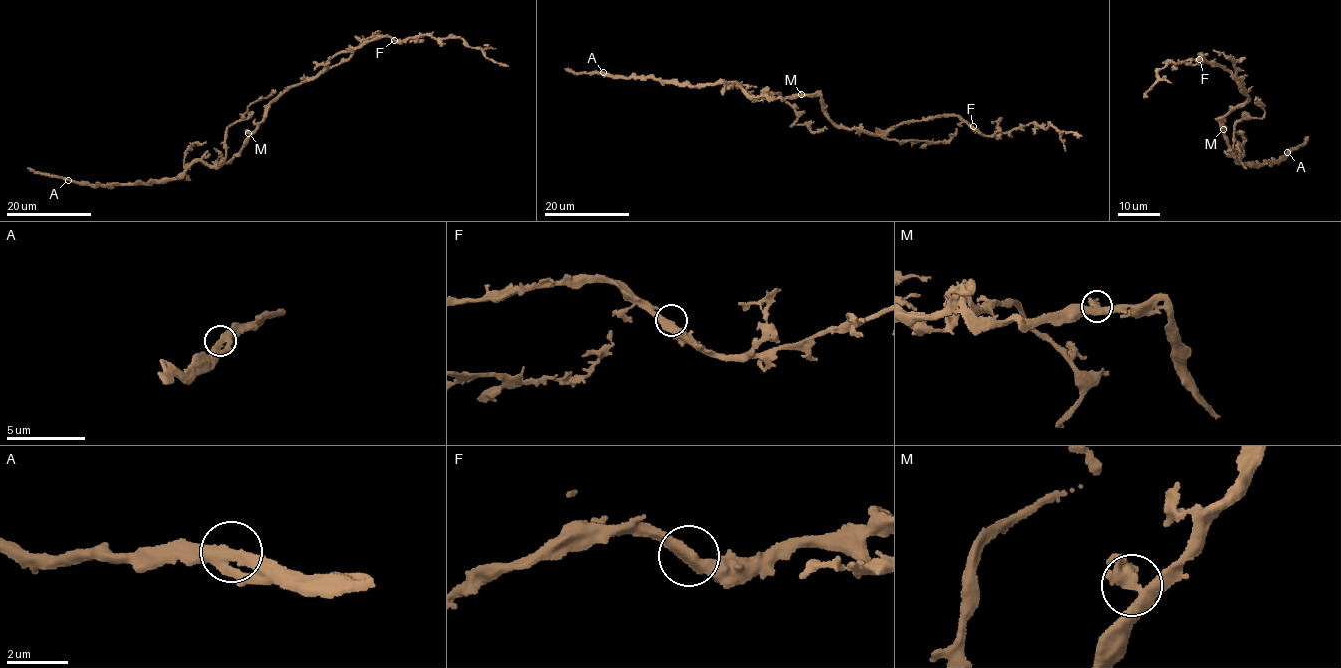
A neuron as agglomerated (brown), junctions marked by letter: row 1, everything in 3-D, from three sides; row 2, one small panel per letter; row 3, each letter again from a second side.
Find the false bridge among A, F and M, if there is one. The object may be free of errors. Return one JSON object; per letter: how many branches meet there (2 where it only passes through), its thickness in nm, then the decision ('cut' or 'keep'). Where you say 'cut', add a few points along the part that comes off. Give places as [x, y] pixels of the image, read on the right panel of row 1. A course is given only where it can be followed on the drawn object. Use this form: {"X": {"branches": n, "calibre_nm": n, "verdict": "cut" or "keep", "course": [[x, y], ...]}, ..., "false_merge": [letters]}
{"A": {"branches": 2, "calibre_nm": 380, "verdict": "keep"}, "F": {"branches": 2, "calibre_nm": 380, "verdict": "keep"}, "M": {"branches": 2, "calibre_nm": 400, "verdict": "keep"}, "false_merge": []}

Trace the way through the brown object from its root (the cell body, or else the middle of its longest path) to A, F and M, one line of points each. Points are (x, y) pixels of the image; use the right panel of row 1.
A: (1240, 104), (1221, 119), (1234, 157), (1241, 156), (1237, 149), (1240, 161), (1256, 165), (1287, 153)
F: (1240, 104), (1248, 98), (1234, 75), (1212, 66), (1200, 54), (1199, 59)
M: (1240, 104), (1221, 119), (1223, 129)

